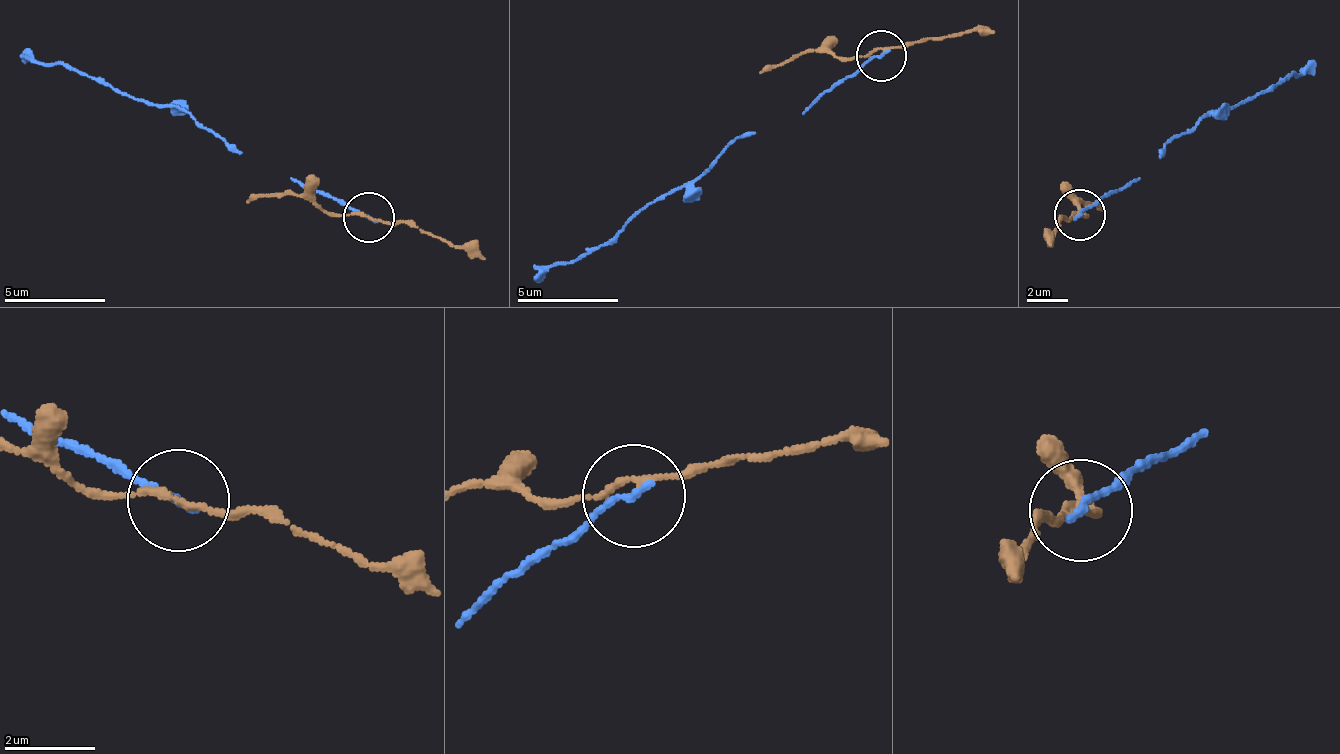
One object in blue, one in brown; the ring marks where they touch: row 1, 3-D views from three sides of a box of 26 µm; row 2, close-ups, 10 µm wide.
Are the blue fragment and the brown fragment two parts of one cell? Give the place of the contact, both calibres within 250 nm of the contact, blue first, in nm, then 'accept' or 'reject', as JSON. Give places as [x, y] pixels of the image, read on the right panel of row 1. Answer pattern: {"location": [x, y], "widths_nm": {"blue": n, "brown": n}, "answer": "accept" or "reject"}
{"location": [1079, 215], "widths_nm": {"blue": 170, "brown": 120}, "answer": "reject"}

